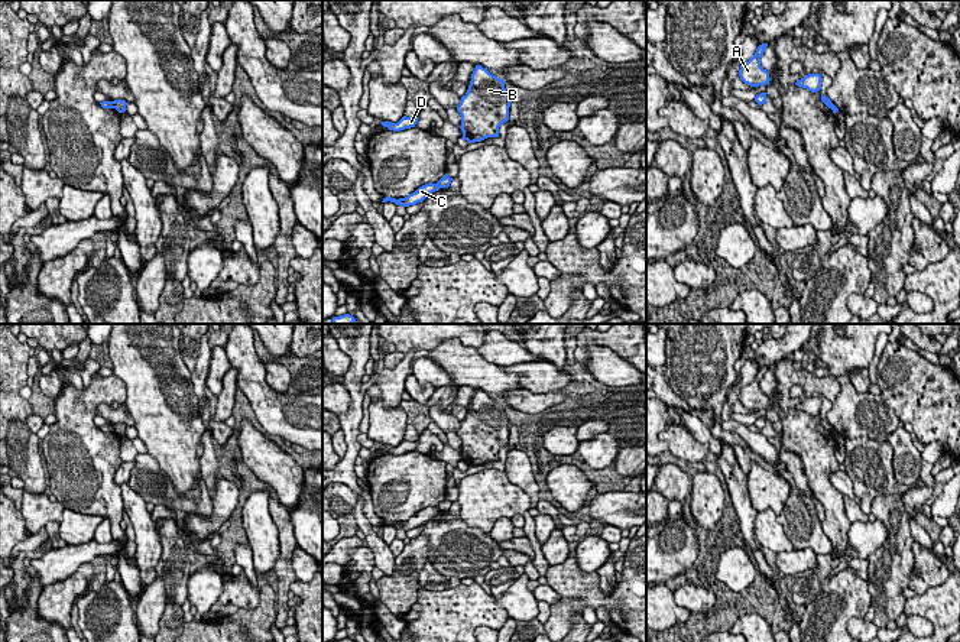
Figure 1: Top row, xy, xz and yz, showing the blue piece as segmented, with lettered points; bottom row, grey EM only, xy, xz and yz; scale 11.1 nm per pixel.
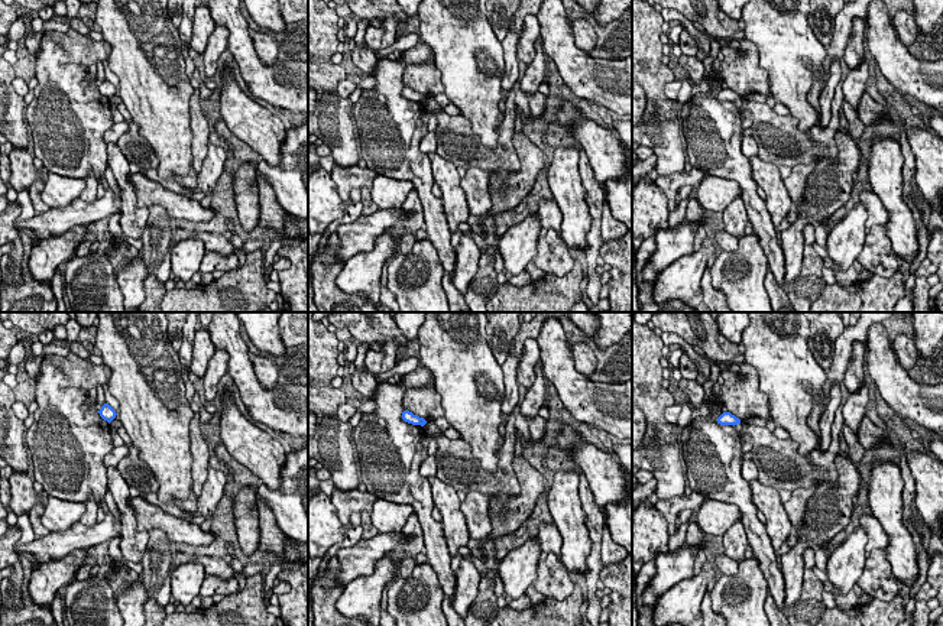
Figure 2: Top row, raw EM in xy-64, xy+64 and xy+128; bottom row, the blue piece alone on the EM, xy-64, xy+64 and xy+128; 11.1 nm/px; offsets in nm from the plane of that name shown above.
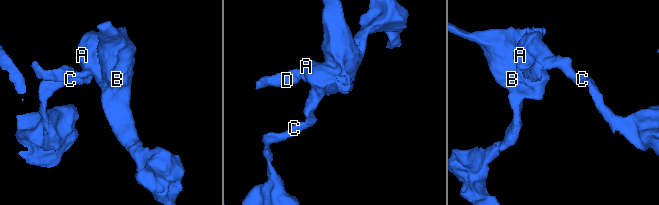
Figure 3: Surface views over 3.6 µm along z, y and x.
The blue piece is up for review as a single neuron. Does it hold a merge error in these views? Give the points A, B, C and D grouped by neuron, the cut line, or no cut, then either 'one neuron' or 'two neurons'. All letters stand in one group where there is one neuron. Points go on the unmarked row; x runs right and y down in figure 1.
groups A B D / C; cut xz (437, 506), (441, 511); two neurons

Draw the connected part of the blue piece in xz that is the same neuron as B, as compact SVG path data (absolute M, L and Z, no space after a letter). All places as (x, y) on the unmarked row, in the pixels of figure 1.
M476 389L468 414L457 429L463 464L474 467L499 461L499 451L509 444L509 431L505 405Z

